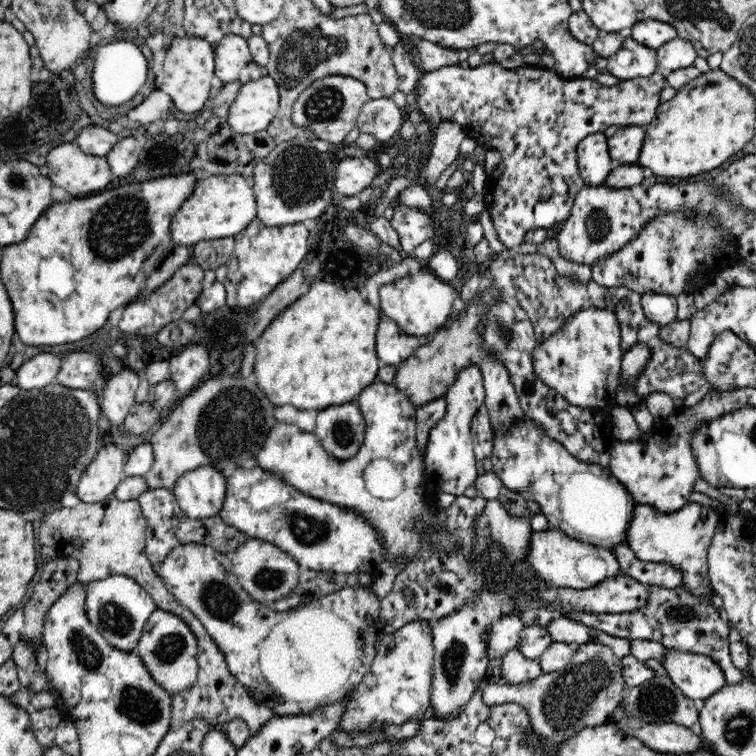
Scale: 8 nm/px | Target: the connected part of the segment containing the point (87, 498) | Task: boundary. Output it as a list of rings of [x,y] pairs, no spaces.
[[[116,444],[102,446],[78,480],[75,495],[80,501],[94,504],[111,497],[125,476],[124,458]]]

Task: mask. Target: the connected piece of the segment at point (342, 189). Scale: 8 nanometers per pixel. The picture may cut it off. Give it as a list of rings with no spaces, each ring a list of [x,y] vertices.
[[[368,156],[347,157],[337,164],[334,191],[343,196],[355,196],[372,184],[380,172],[377,161]]]

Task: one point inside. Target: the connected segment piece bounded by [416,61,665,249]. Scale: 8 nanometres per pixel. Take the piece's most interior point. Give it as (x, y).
(535, 117)

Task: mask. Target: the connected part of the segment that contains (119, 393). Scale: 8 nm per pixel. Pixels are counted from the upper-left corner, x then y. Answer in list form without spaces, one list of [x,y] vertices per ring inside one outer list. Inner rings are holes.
[[[124,370],[106,382],[99,407],[111,426],[123,424],[130,409],[136,404],[137,390],[138,376],[134,370]]]

